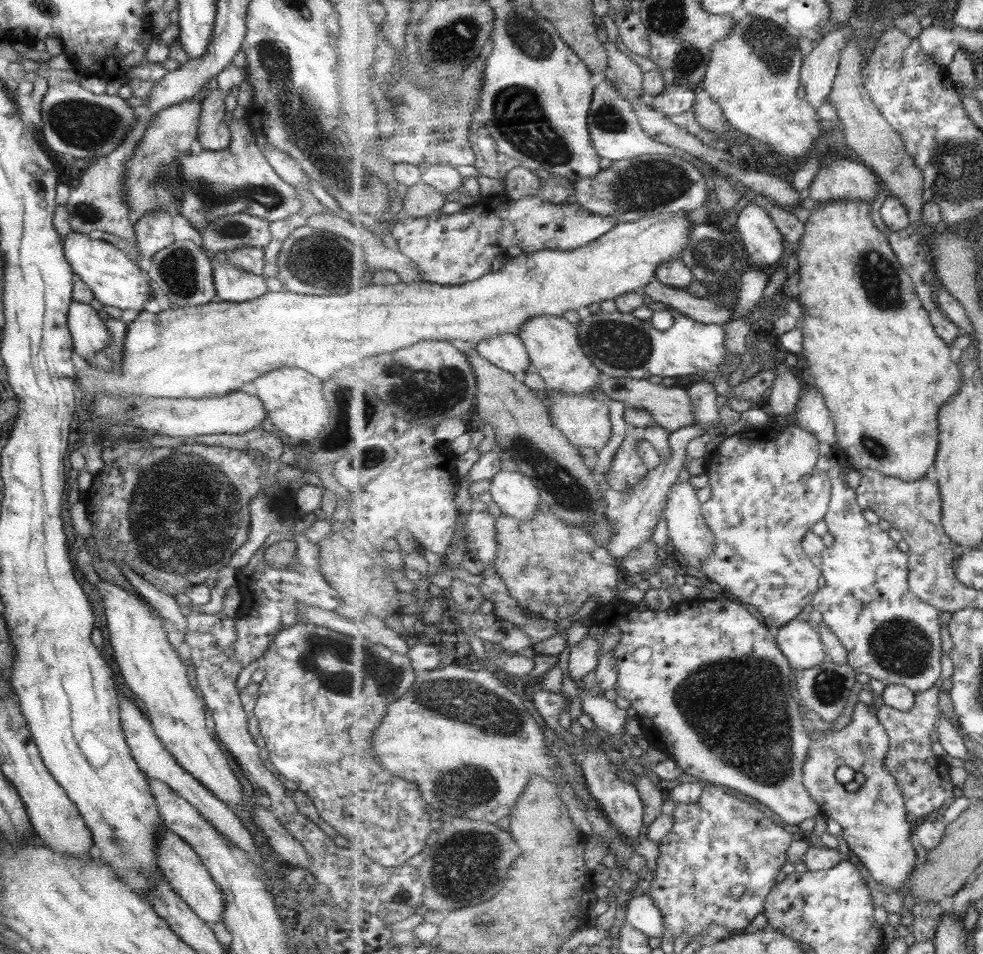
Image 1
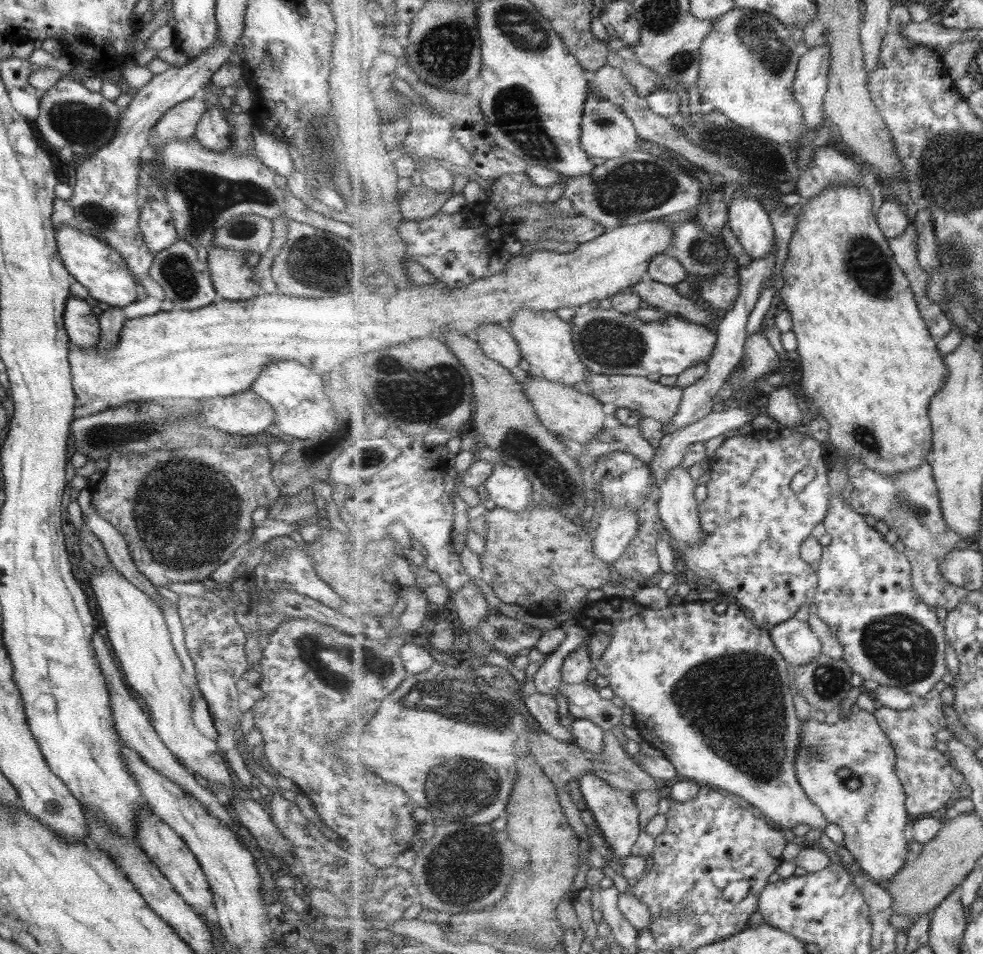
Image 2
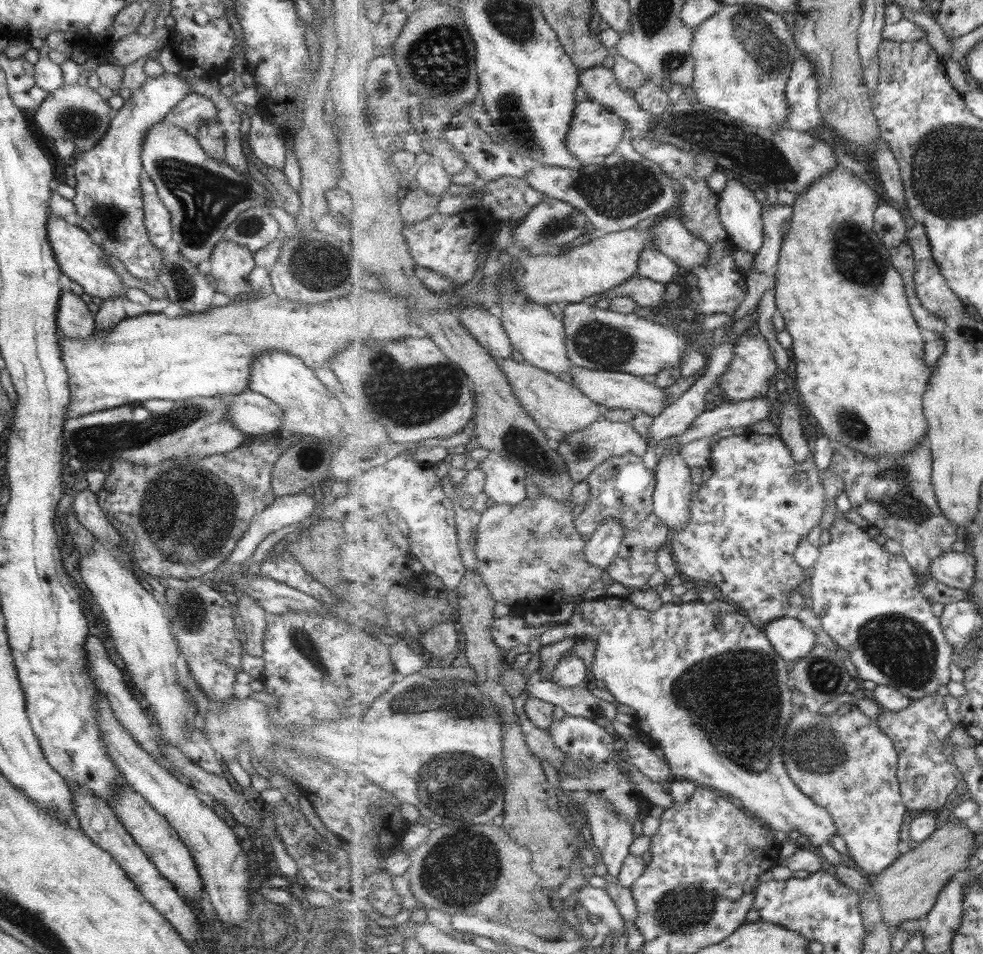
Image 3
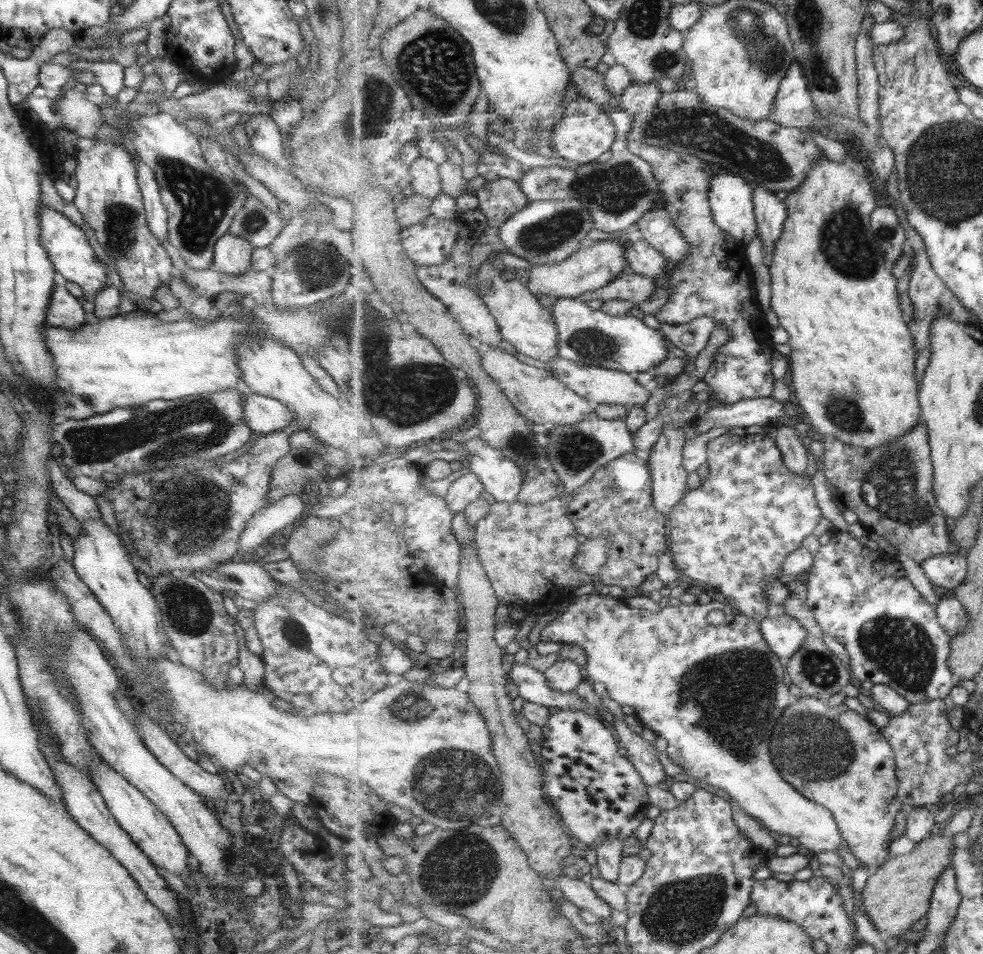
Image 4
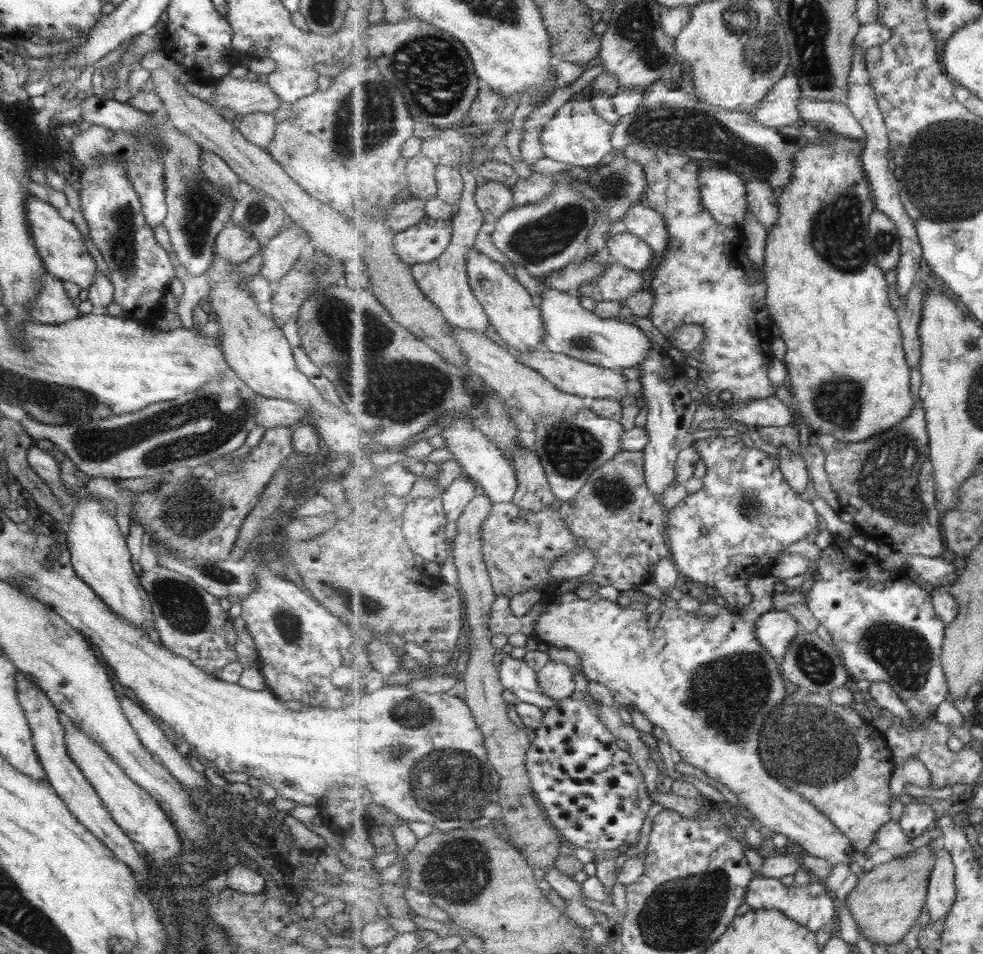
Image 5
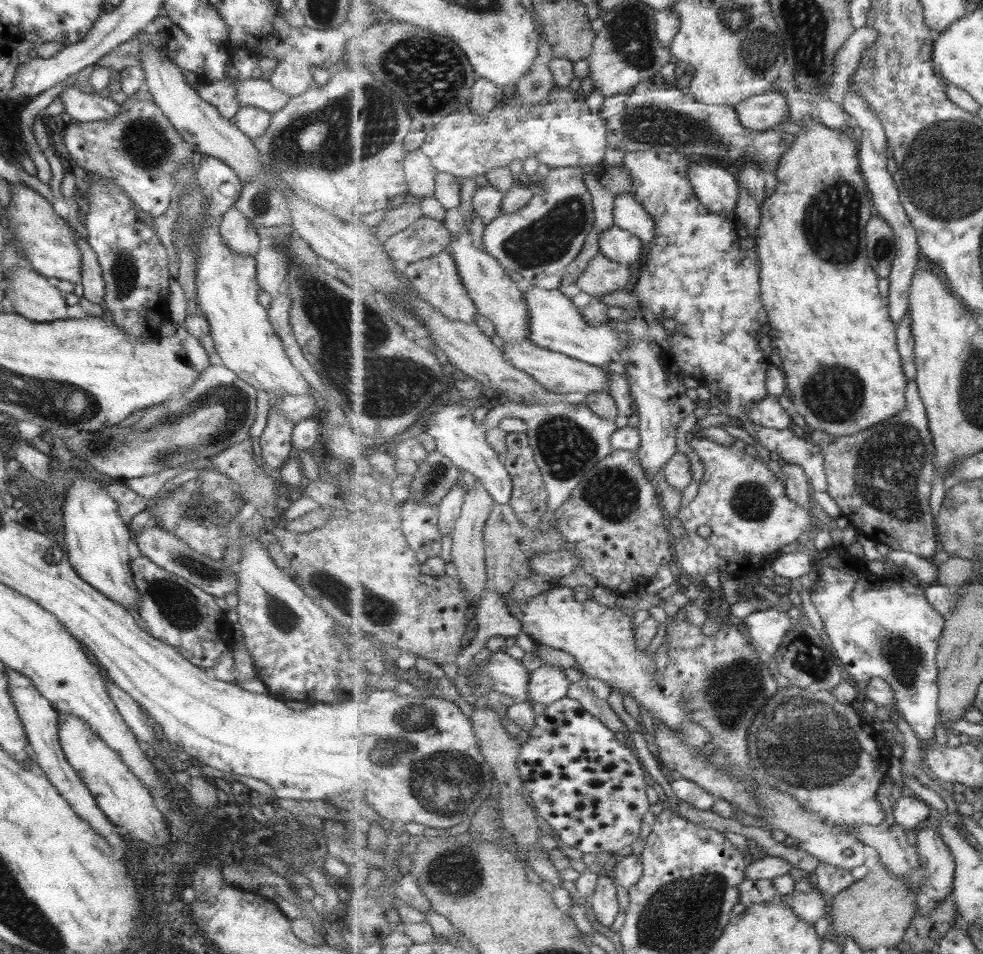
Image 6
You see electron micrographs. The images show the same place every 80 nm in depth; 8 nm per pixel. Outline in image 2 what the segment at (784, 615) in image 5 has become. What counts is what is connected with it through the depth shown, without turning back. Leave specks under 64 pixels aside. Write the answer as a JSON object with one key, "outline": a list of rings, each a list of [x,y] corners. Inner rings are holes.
{"outline":[[[793,618],[778,624],[770,633],[779,652],[782,652],[794,667],[809,664],[823,652],[821,640],[811,630],[807,621]]]}

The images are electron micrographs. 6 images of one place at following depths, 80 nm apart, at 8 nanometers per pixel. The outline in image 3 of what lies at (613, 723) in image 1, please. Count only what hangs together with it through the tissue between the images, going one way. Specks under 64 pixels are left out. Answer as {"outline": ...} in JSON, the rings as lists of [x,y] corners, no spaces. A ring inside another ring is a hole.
{"outline":[[[539,670],[533,671],[525,683],[529,696],[560,707],[567,715],[584,716],[610,729],[617,716],[617,705],[599,700],[591,694],[590,684],[579,687],[564,687],[542,677]]]}

